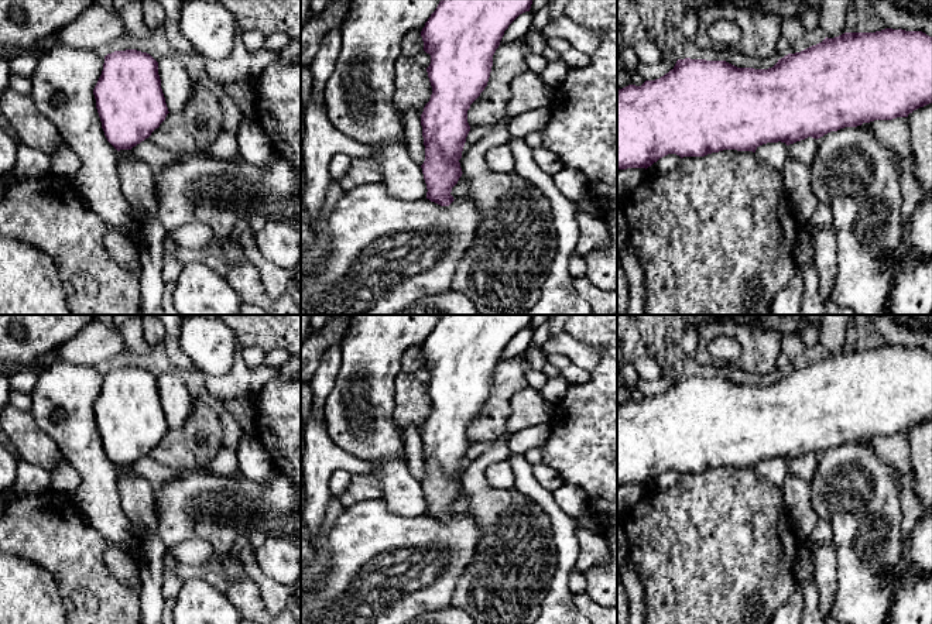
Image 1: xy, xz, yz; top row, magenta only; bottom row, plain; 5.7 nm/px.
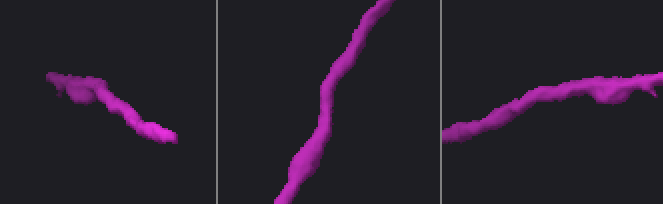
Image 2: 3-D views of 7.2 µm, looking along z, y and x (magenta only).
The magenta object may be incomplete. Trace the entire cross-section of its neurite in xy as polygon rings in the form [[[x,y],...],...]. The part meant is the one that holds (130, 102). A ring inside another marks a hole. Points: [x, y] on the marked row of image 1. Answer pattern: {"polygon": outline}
{"polygon": [[[137,49],[104,56],[93,95],[104,136],[117,151],[131,150],[148,138],[169,113],[158,62]]]}

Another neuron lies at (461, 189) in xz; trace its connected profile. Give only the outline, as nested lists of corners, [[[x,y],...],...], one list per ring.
[[[462,174],[462,176],[458,181],[458,184],[452,188],[450,195],[453,196],[453,199],[460,199],[460,198],[466,198],[467,193],[469,193],[469,181]]]

